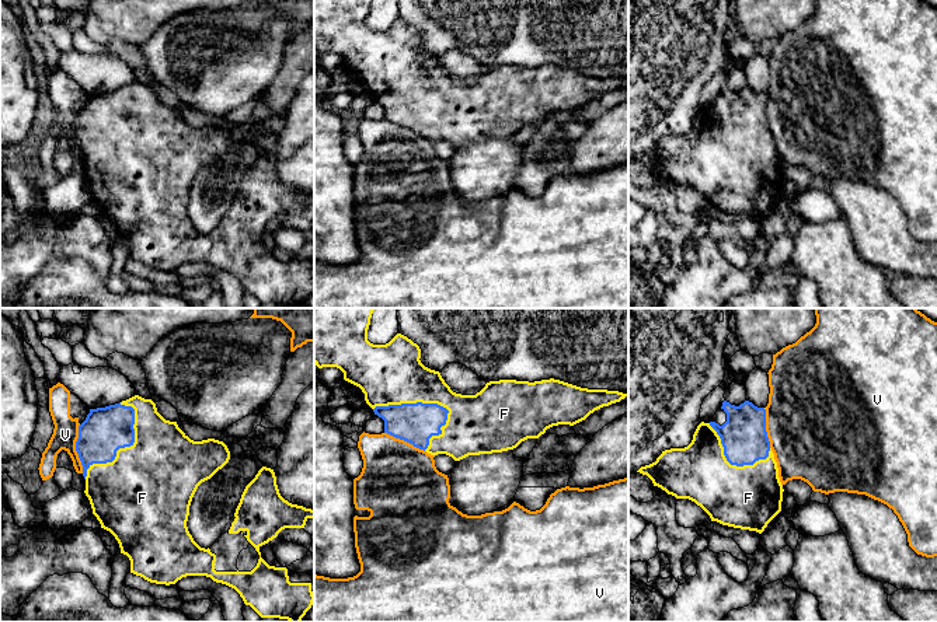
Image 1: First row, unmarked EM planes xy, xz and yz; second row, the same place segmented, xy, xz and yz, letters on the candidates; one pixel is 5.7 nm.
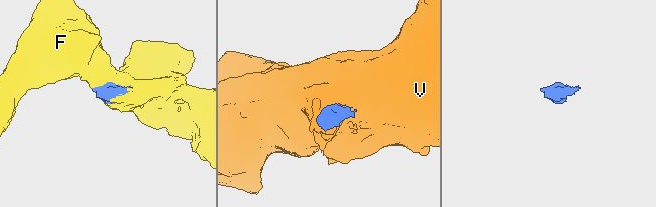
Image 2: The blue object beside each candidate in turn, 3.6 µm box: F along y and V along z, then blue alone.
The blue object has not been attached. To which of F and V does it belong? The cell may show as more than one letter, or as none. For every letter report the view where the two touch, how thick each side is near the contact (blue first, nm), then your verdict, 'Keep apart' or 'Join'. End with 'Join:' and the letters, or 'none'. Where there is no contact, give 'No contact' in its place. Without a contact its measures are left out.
F: Touches blue in xz. Thickness 240 nm (blue) against 360 nm. Join
V: Touches blue in xy. Thickness 260 nm (blue) against 140 nm. Keep apart
Join: F

